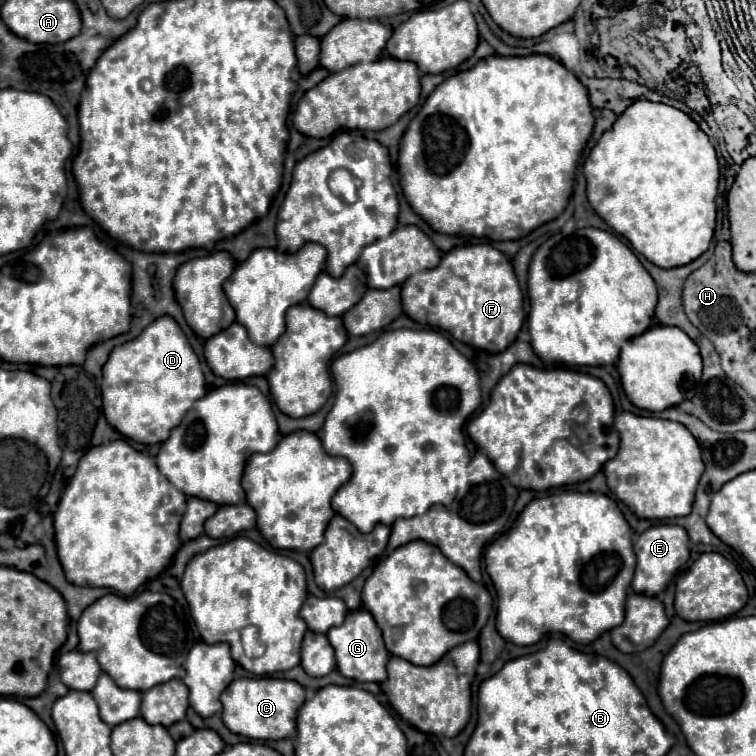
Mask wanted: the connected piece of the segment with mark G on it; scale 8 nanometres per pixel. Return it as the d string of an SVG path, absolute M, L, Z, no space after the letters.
M367 609L351 611L343 625L331 627L331 631L327 633L327 639L329 639L331 647L335 649L337 669L343 677L363 681L363 683L365 681L383 683L387 679L385 665L389 661L389 651L385 649L381 631L379 631L379 627L375 627L375 619L371 619L371 613Z

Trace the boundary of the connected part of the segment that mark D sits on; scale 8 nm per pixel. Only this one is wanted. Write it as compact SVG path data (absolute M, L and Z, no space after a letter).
M167 315L155 319L137 339L115 347L103 365L103 415L111 427L137 443L167 441L171 429L203 395L205 379L199 359L177 321Z

